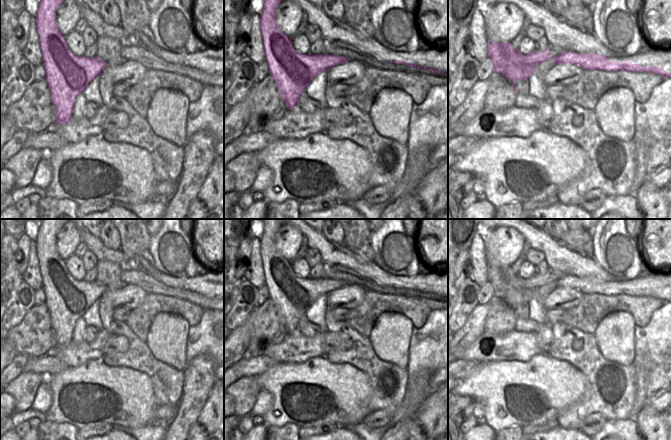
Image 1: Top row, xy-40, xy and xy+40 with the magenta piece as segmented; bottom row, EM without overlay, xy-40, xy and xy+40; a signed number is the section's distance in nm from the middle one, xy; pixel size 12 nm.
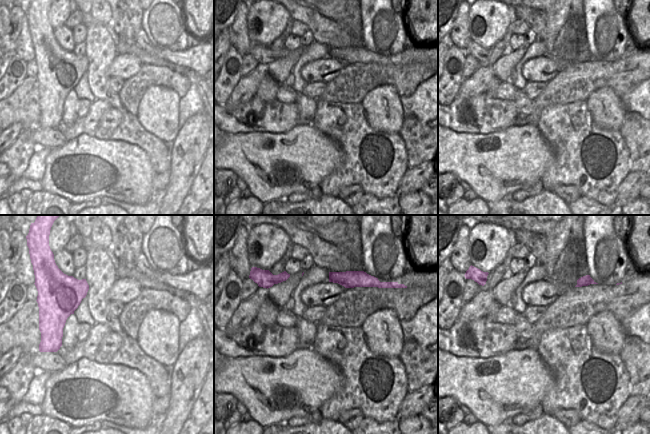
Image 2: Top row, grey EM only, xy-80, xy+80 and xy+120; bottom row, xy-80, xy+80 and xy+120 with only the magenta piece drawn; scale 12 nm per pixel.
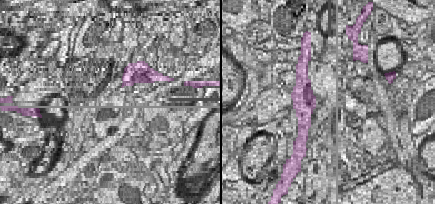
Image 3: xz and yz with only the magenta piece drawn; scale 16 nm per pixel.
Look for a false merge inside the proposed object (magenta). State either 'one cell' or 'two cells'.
two cells

